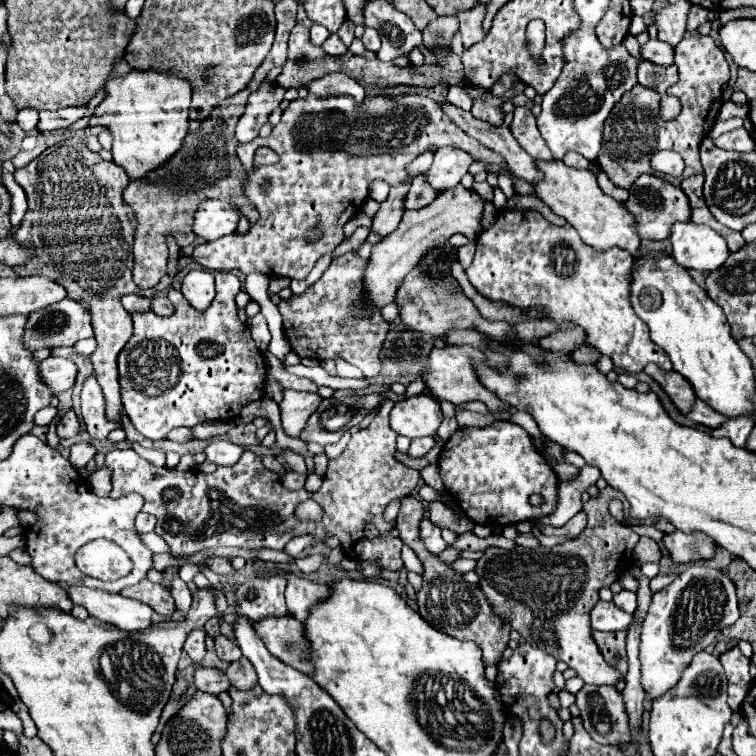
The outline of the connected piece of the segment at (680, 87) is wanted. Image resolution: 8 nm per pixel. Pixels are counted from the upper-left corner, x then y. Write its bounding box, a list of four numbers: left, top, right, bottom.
[596,4,730,188]

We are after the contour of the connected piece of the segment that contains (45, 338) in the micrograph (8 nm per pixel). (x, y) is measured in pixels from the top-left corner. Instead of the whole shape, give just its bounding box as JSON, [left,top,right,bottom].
[24,300,92,352]

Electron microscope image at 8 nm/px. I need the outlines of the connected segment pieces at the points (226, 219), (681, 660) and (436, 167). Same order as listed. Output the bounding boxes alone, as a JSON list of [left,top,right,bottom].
[[194,200,238,240],[642,564,738,698],[428,148,472,192]]

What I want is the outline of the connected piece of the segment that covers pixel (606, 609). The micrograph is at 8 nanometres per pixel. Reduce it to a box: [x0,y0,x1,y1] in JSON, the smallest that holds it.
[590,600,632,632]

